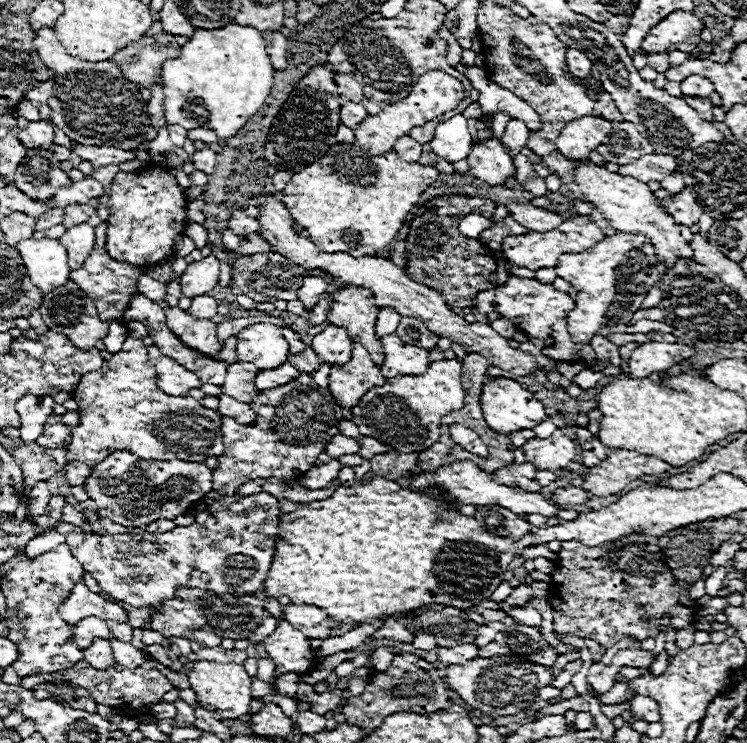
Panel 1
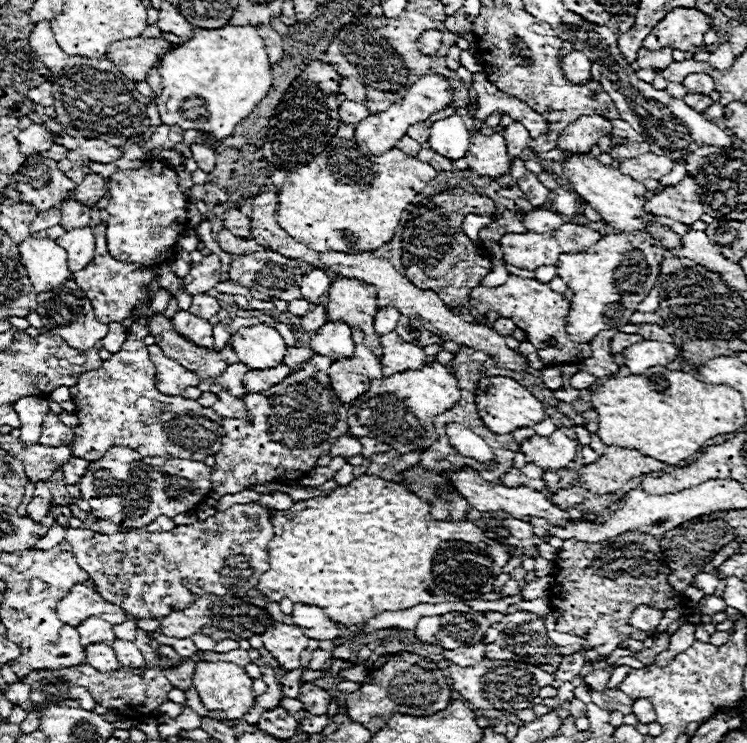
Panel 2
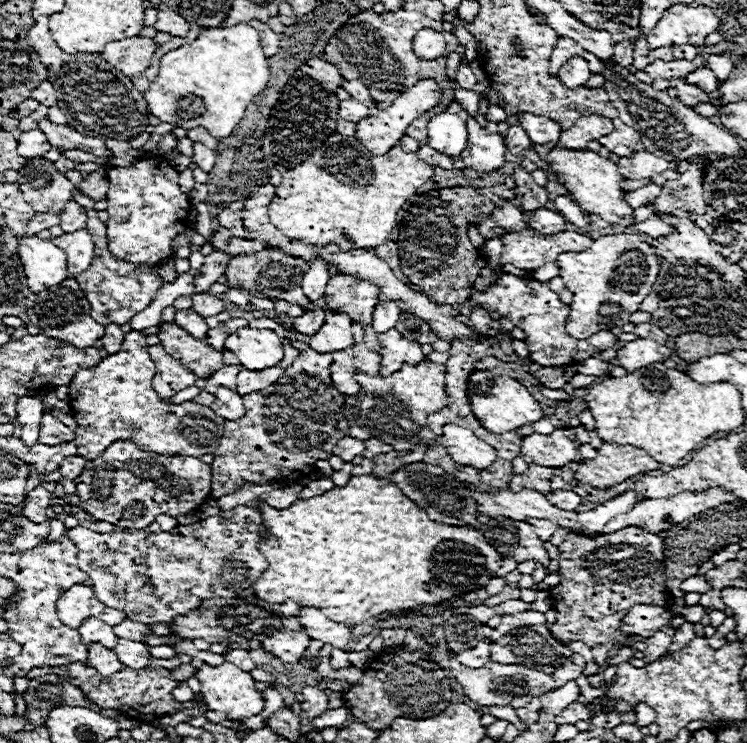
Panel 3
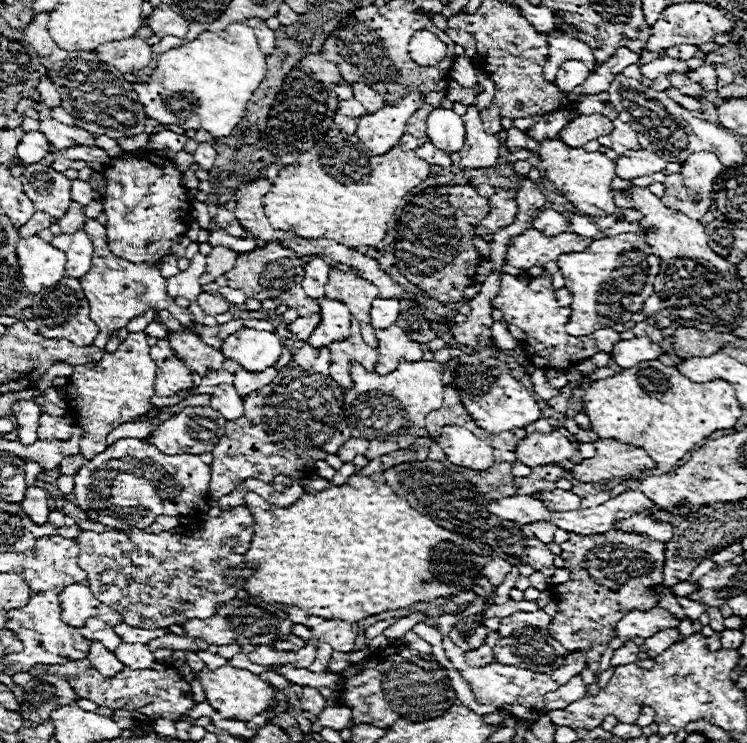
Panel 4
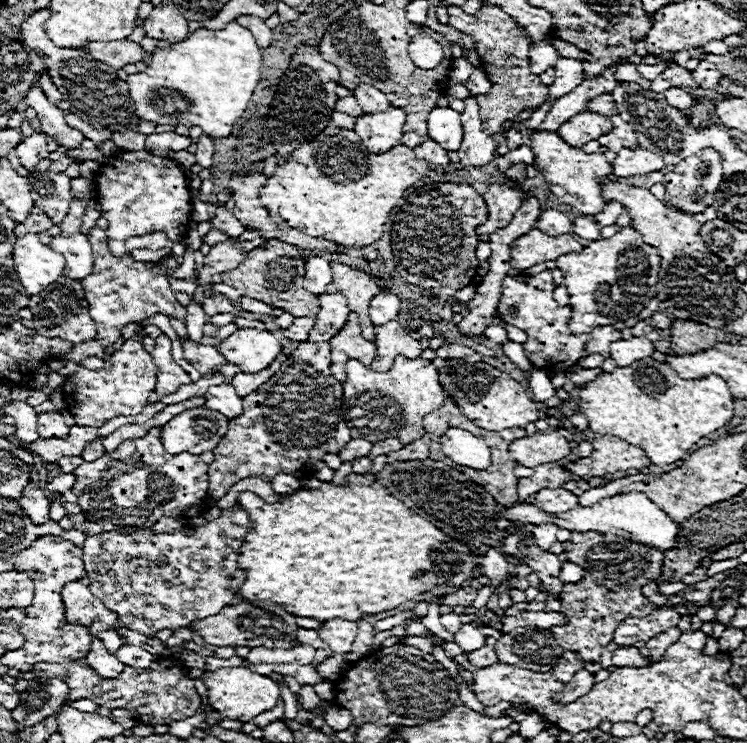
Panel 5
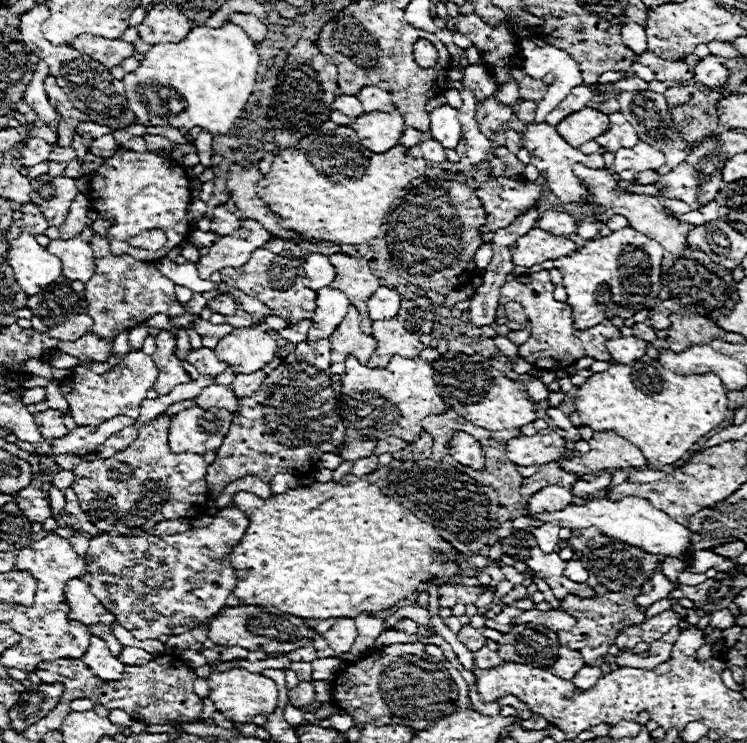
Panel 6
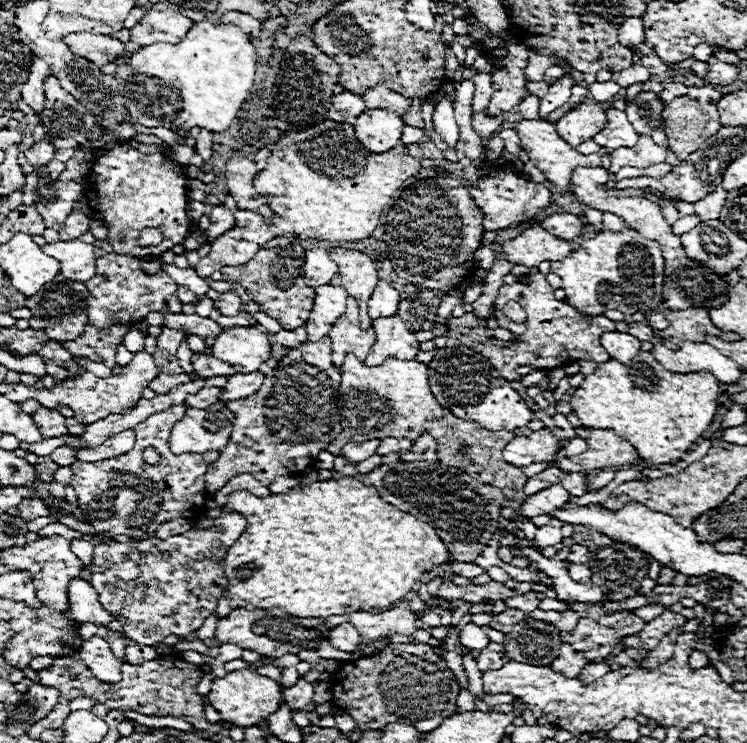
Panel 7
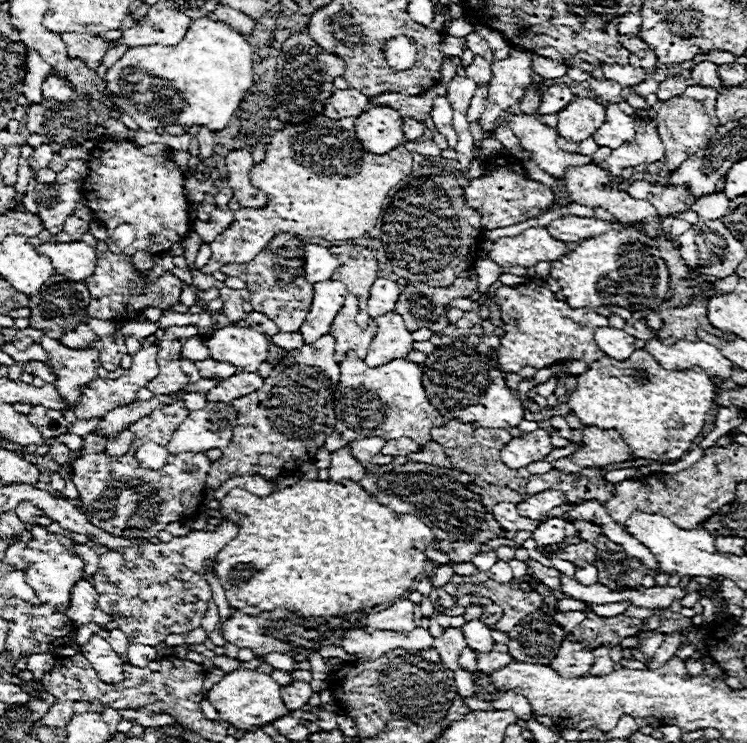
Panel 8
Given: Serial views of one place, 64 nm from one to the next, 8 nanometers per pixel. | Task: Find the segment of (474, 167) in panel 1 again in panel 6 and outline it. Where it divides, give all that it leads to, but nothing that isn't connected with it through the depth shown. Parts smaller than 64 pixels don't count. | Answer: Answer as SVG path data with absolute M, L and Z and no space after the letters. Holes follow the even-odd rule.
M464 88L460 92L462 96L462 108L458 110L458 120L462 124L462 140L460 148L456 148L458 156L466 164L480 164L486 162L492 156L492 142L480 132L476 122L476 98L474 94Z

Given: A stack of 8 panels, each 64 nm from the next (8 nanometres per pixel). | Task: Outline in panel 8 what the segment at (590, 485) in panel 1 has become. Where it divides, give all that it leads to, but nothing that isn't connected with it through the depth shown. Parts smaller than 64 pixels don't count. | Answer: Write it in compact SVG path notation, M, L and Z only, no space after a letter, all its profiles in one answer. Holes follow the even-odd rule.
M596 426L584 428L584 448L568 458L552 462L562 472L580 472L584 468L604 468L606 464L626 462L630 458L628 444L618 436L616 430L602 430Z

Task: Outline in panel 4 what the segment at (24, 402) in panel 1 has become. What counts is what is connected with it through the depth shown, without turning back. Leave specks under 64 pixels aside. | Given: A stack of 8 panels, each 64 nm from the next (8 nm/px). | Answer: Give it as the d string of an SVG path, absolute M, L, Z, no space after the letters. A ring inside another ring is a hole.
M34 398L30 400L20 400L12 406L12 412L16 416L18 422L18 438L25 446L34 444L38 440L36 430L38 430L38 420L40 420L40 406L34 402Z

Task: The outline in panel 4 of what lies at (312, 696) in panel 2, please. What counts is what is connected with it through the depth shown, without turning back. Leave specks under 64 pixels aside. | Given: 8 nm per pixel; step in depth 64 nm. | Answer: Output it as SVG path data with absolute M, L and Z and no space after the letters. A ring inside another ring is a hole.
M304 686L302 696L300 696L300 708L314 714L314 716L318 716L326 708L326 698L320 694L318 688Z

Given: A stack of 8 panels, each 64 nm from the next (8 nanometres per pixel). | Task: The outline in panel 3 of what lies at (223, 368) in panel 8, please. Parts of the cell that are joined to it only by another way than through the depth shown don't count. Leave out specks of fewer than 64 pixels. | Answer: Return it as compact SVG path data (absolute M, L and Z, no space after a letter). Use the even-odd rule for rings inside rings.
M160 322L158 328L160 328L158 338L164 344L164 350L170 356L176 356L176 360L180 360L198 378L208 378L216 370L224 368L222 352L192 338L188 332L178 328L176 324Z

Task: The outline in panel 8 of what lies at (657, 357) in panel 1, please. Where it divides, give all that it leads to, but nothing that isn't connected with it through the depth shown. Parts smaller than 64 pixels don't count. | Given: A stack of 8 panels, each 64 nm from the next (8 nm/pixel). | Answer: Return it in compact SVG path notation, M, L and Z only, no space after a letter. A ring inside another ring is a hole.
M610 326L598 328L594 338L596 338L596 344L600 348L604 348L606 356L616 358L616 360L628 360L628 356L636 350L636 346L634 346L636 338L618 328L610 328Z

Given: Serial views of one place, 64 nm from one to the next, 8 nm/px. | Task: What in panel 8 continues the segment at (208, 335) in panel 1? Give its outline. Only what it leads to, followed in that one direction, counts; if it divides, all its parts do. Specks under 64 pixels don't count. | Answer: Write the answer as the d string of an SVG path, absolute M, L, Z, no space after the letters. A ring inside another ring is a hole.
M106 242L96 244L96 270L94 274L86 280L86 286L90 290L90 306L88 306L88 316L98 318L98 320L132 320L134 316L142 314L146 308L160 308L168 310L170 306L180 304L180 290L182 282L172 274L164 272L156 282L146 282L142 274L132 264L132 258L124 254L112 254L108 250Z

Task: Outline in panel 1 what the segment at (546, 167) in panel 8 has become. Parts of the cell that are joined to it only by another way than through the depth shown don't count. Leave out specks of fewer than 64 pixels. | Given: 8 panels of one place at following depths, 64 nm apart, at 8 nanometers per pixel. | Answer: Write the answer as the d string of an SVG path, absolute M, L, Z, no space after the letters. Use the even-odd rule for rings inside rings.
M578 162L576 184L582 190L582 196L588 202L596 204L596 208L604 214L604 218L610 222L610 226L614 226L618 232L650 236L656 250L662 252L660 262L666 268L672 268L678 260L692 260L692 248L682 238L680 226L672 218L672 214L668 214L666 208L658 202L658 198L648 188L648 184L634 180L632 176L620 176L616 172L608 172L606 168L594 166L590 162Z

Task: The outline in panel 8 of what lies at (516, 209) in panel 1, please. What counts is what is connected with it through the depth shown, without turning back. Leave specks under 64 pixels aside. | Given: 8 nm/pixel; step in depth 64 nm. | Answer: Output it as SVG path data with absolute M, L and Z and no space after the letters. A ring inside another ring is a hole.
M560 216L560 218L552 220L546 228L548 228L550 236L556 236L556 240L564 240L568 244L568 242L580 242L584 238L600 236L608 230L620 230L624 226L620 222L608 224L608 222L602 222L602 220L592 220L592 218Z

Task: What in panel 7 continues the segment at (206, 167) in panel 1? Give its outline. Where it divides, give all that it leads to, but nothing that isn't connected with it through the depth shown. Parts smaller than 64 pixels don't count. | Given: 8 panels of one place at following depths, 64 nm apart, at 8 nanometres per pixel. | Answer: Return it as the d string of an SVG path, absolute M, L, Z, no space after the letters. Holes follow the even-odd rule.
M202 130L200 136L196 138L196 152L202 156L202 160L210 160L212 156L212 132Z

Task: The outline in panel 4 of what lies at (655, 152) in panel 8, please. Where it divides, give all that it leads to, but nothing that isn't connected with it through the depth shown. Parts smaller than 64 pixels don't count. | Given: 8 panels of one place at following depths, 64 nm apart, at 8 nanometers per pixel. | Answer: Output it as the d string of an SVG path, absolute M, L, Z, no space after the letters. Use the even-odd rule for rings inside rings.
M628 150L616 158L616 174L624 180L632 180L662 172L666 164L666 160L648 150Z

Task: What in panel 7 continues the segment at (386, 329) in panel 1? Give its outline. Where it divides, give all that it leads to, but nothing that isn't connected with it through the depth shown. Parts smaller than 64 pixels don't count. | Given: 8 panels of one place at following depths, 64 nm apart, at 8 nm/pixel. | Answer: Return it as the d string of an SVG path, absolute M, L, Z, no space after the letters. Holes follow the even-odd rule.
M380 280L378 286L374 288L370 300L368 300L368 314L372 320L380 316L394 316L400 304L400 292L394 290L388 282Z

